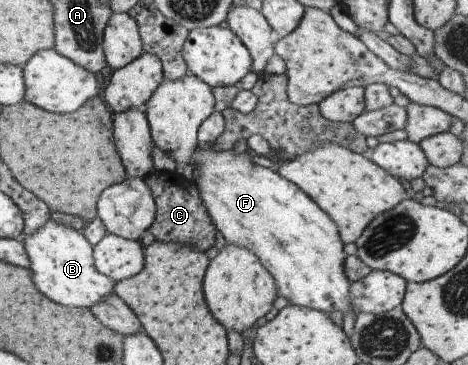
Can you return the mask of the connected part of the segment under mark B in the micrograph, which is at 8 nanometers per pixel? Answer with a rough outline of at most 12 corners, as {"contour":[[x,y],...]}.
{"contour":[[49,218],[21,242],[35,288],[89,309],[114,292],[93,246]]}

